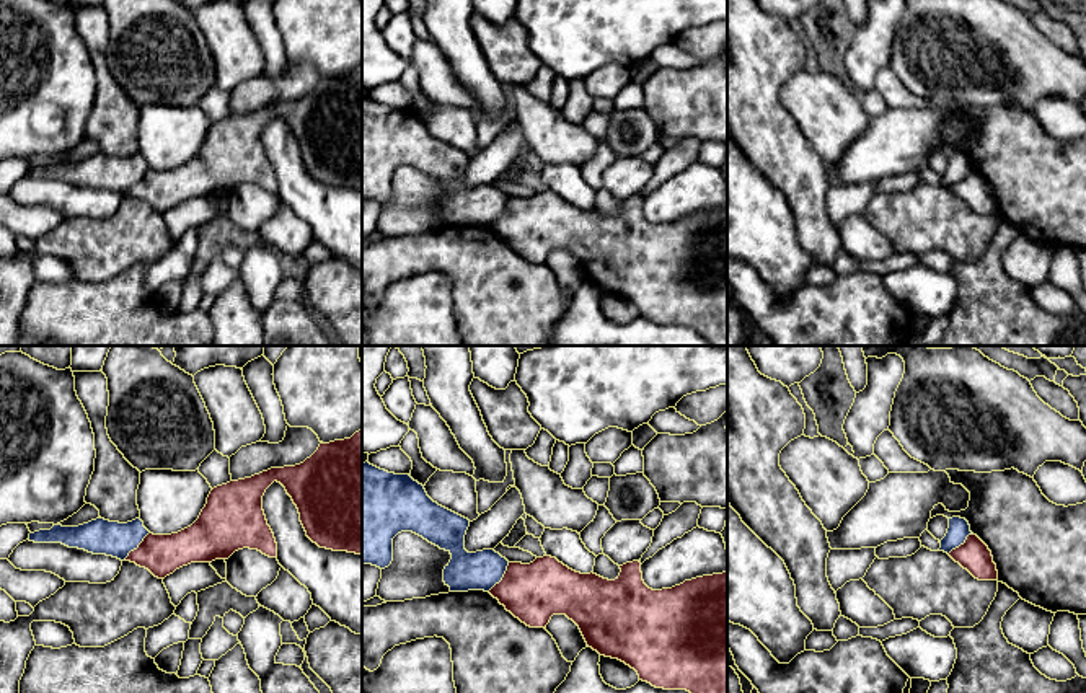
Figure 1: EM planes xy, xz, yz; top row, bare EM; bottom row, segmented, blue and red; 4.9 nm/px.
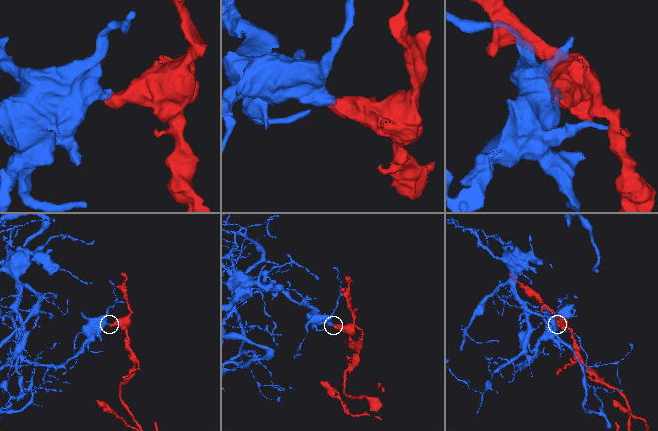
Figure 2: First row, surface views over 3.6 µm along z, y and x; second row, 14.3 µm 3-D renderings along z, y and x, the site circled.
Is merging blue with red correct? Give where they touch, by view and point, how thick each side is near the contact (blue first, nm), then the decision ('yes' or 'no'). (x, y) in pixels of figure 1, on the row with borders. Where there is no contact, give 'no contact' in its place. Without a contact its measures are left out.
contact xy (137, 547); calibres 180 and 200 nm; no

